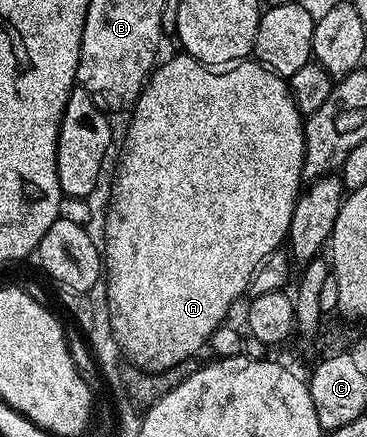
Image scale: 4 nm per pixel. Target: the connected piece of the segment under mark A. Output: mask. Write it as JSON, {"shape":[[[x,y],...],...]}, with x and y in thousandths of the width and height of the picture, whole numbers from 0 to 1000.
{"shape":[[[485,126],[447,146],[441,140],[401,176],[398,190],[376,213],[379,231],[368,238],[368,259],[360,261],[357,286],[346,293],[346,332],[335,339],[335,368],[324,375],[324,396],[316,398],[313,421],[308,419],[302,430],[302,462],[292,474],[292,506],[275,551],[305,760],[324,785],[332,812],[398,854],[447,849],[499,822],[550,808],[550,796],[559,796],[578,764],[627,725],[619,721],[627,719],[640,684],[681,661],[689,627],[714,609],[717,595],[774,565],[787,508],[798,499],[804,467],[820,446],[815,421],[828,419],[831,275],[804,238],[790,190],[760,167],[719,156],[684,133],[616,160],[589,160],[545,137],[529,137],[523,128]]]}

